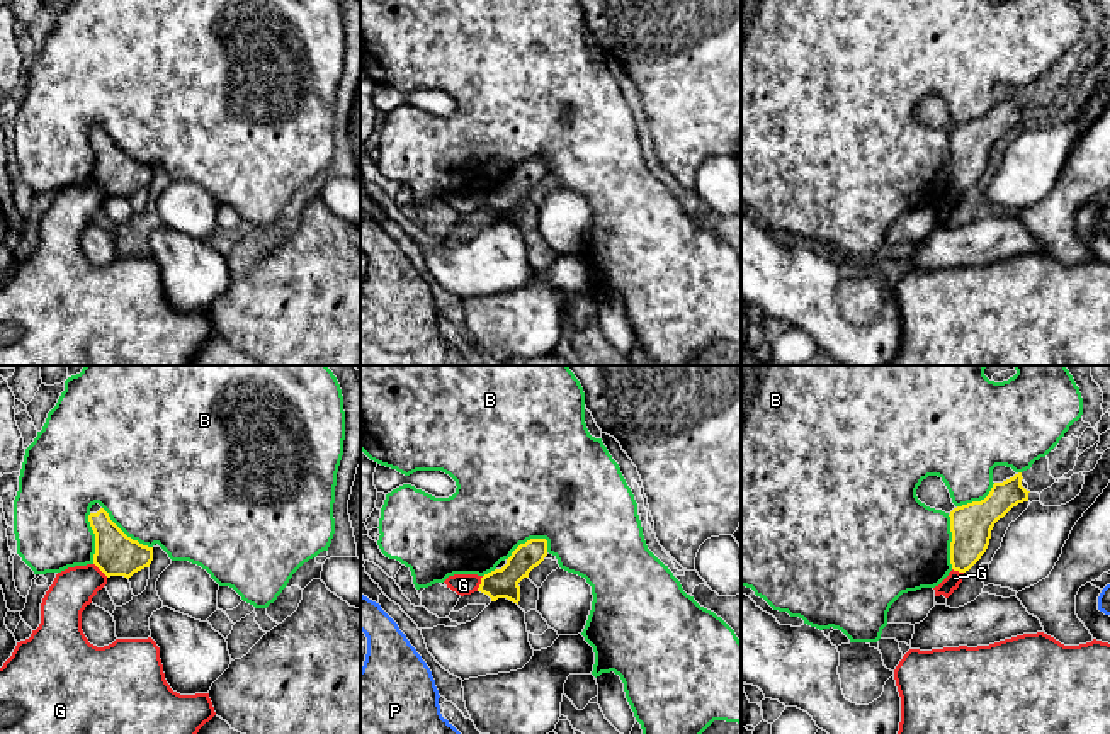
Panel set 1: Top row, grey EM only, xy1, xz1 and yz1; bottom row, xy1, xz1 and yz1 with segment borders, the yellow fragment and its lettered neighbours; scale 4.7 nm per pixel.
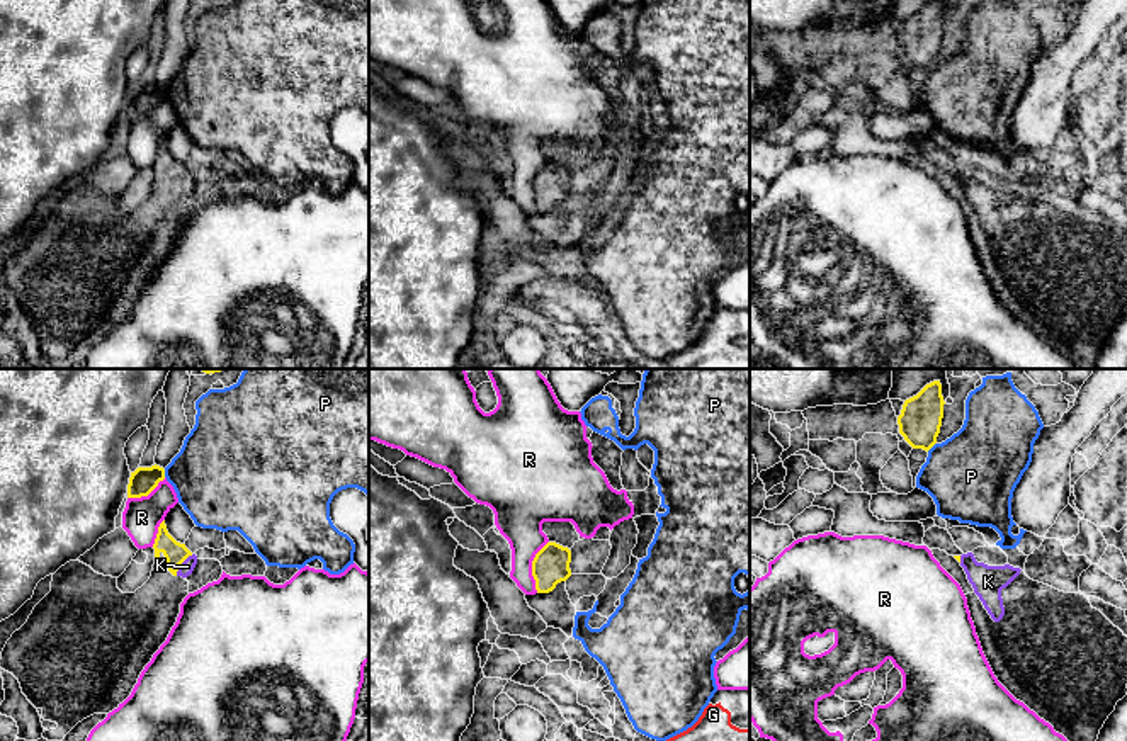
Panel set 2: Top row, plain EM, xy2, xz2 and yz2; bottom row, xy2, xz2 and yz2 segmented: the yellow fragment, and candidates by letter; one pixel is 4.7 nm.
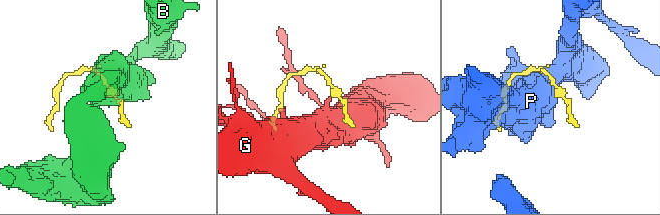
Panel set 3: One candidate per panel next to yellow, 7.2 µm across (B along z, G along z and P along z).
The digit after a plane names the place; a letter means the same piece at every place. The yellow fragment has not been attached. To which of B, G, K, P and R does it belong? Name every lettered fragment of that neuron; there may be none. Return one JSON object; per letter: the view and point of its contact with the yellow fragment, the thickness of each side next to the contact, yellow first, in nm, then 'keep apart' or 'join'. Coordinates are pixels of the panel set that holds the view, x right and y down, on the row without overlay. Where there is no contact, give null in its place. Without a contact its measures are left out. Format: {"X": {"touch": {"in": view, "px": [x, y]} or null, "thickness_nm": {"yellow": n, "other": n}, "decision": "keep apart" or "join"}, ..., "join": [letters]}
{"B": {"touch": {"in": "xy1", "px": [124, 153]}, "thickness_nm": {"yellow": 200, "other": 480}, "decision": "keep apart"}, "G": {"touch": {"in": "xz1", "px": [481, 203]}, "thickness_nm": {"yellow": 140, "other": 100}, "decision": "keep apart"}, "K": {"touch": {"in": "xy2", "px": [181, 182]}, "thickness_nm": {"yellow": 110, "other": 70}, "decision": "join"}, "P": {"touch": {"in": "yz2", "px": [930, 67]}, "thickness_nm": {"yellow": 200, "other": 420}, "decision": "keep apart"}, "R": {"touch": {"in": "xz2", "px": [532, 186]}, "thickness_nm": {"yellow": 180, "other": 240}, "decision": "keep apart"}, "join": ["K"]}

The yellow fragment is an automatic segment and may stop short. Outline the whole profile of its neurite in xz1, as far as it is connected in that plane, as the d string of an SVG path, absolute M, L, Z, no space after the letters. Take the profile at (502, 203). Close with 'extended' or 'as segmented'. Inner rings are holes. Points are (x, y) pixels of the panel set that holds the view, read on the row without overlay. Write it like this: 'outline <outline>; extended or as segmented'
outline M530 158L525 163L520 163L507 178L507 184L501 189L495 189L481 197L478 211L488 214L491 221L496 221L498 217L507 217L518 224L518 202L524 197L529 197L529 192L537 187L546 175L546 158Z; as segmented

